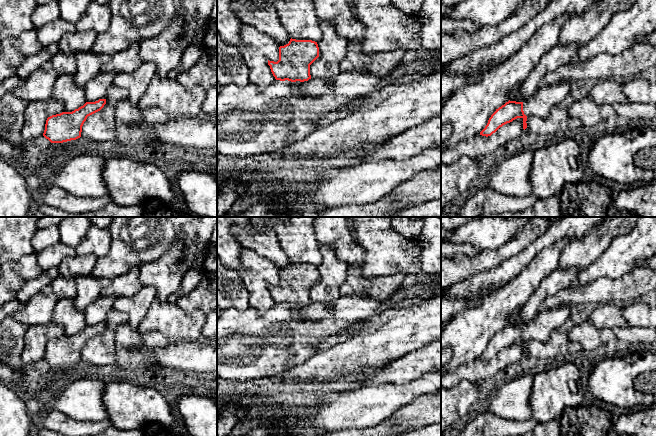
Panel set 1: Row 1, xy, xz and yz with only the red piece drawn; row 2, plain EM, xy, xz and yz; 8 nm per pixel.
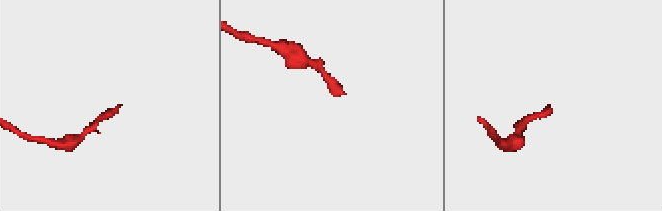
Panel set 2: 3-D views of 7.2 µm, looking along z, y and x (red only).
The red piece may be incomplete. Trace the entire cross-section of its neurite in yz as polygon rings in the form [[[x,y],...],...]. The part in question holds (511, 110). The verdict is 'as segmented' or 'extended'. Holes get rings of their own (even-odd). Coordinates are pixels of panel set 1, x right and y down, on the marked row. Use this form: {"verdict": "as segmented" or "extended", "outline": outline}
{"verdict": "extended", "outline": [[[563,81],[552,86],[538,90],[527,101],[508,101],[491,115],[485,128],[480,132],[482,136],[491,136],[503,125],[512,122],[517,118],[523,119],[523,129],[527,128],[529,116],[547,118],[554,106],[570,94],[570,82]]]}

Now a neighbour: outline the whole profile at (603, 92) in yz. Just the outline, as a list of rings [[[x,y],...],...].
[[[613,79],[595,82],[588,93],[588,97],[597,105],[613,105],[628,101],[621,90],[621,84]]]

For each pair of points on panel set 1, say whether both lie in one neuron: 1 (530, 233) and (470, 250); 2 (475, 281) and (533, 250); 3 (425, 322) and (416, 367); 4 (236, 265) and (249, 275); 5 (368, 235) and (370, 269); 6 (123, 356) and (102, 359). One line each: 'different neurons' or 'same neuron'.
1: different neurons
2: same neuron
3: different neurons
4: different neurons
5: same neuron
6: different neurons

